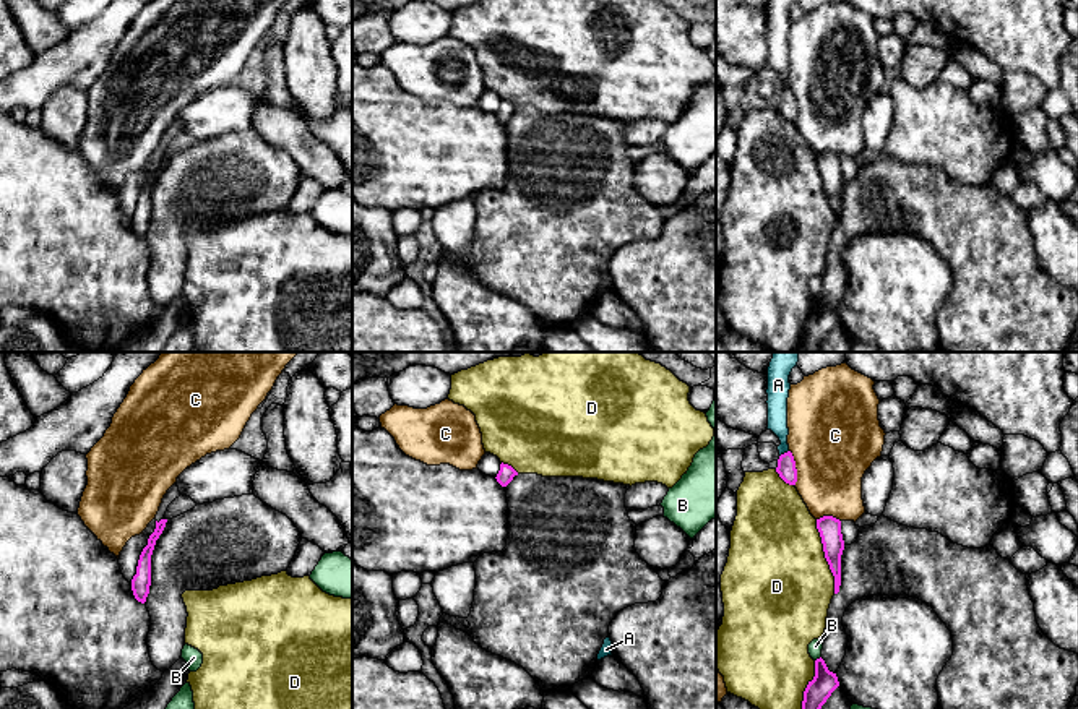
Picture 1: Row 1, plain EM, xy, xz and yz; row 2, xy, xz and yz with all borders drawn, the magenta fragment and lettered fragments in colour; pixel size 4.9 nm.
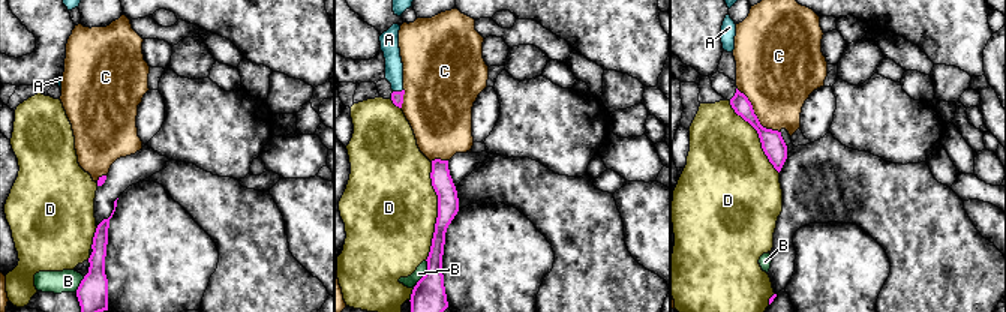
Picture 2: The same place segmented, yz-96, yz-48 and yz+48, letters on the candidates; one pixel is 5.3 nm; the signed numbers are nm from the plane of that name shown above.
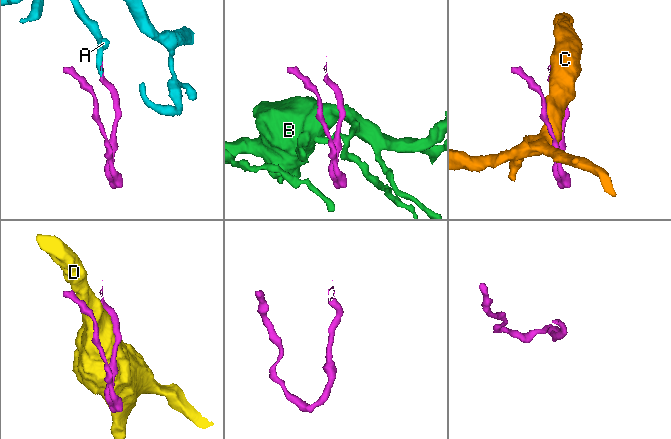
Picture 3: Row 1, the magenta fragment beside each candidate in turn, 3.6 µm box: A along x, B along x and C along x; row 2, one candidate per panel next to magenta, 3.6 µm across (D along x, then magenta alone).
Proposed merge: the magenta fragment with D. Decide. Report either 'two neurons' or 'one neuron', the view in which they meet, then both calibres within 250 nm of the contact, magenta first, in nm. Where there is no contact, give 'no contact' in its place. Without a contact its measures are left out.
one neuron | yz | 110/500 nm

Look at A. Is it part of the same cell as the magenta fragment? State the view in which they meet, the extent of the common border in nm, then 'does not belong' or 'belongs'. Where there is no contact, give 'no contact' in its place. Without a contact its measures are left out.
contact in yz; length 60 nm; does not belong

